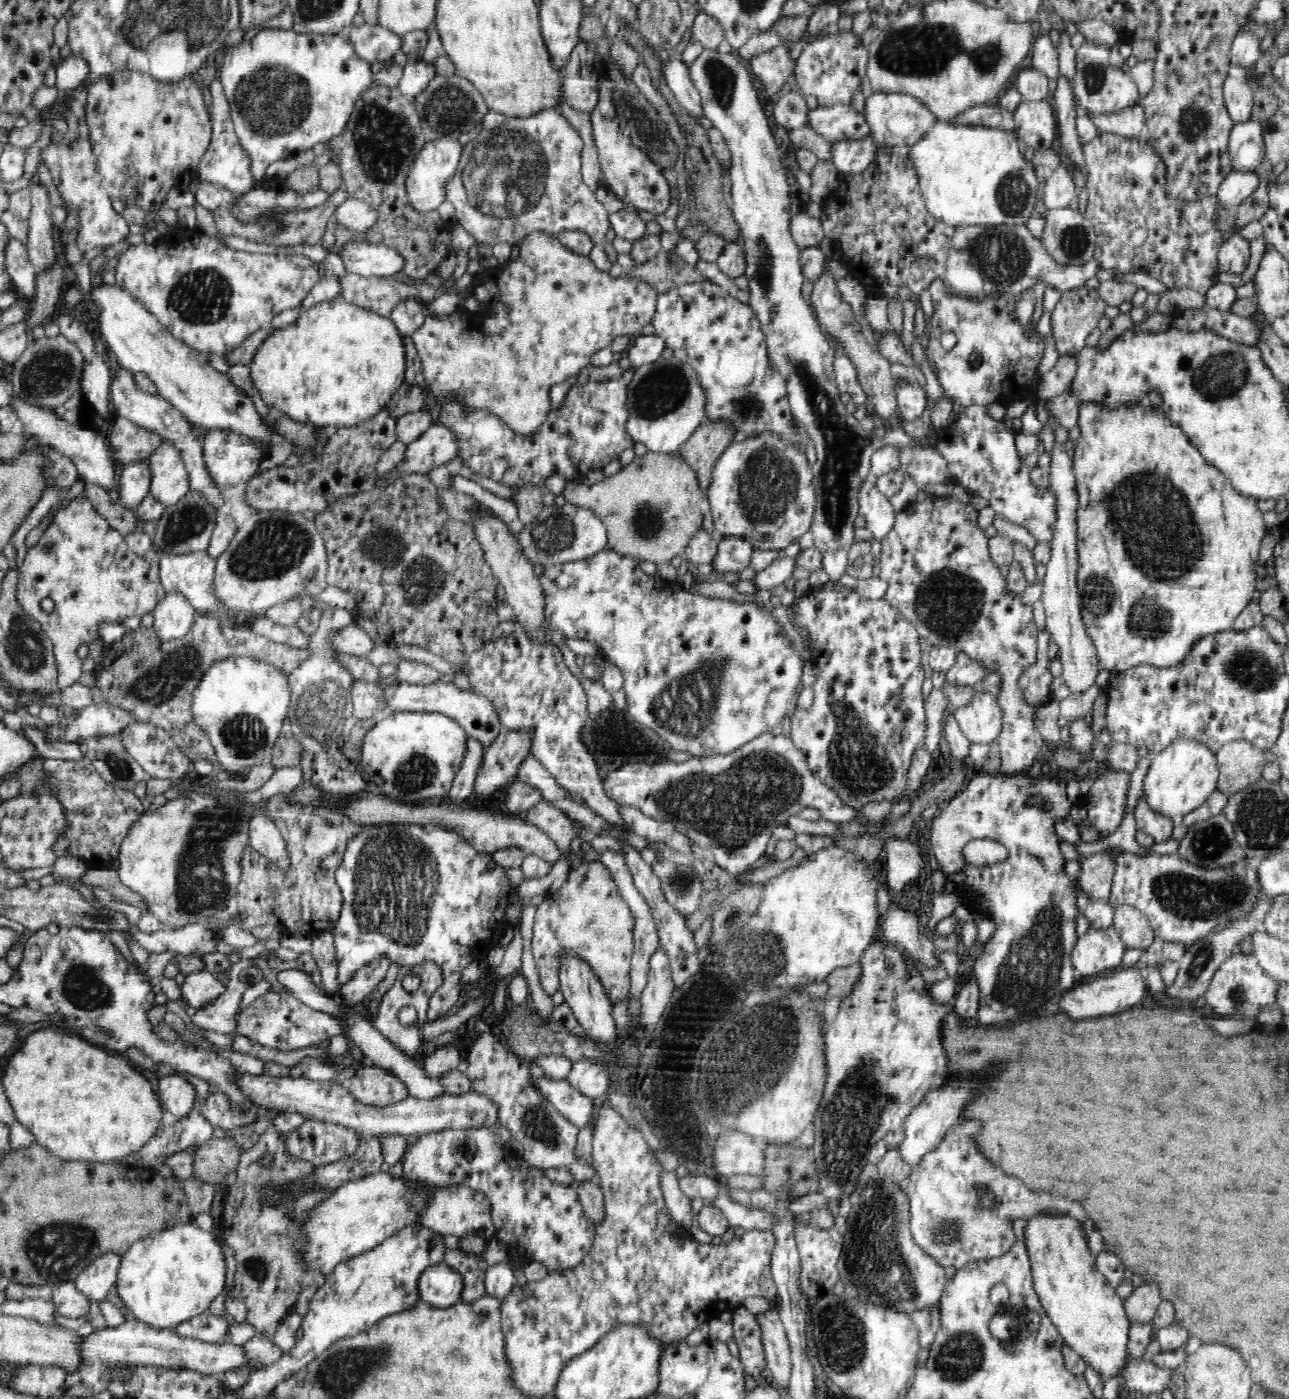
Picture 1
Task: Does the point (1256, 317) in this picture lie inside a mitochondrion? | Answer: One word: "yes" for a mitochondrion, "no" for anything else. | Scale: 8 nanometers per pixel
no

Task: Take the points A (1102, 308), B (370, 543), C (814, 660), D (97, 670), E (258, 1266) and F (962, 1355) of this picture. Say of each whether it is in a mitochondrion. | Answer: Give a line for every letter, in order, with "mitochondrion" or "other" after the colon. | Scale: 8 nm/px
A: other
B: mitochondrion
C: other
D: other
E: mitochondrion
F: mitochondrion

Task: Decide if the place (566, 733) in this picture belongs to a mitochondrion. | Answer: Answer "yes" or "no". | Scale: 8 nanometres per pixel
no

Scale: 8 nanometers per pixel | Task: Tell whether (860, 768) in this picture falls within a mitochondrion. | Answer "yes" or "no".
yes

